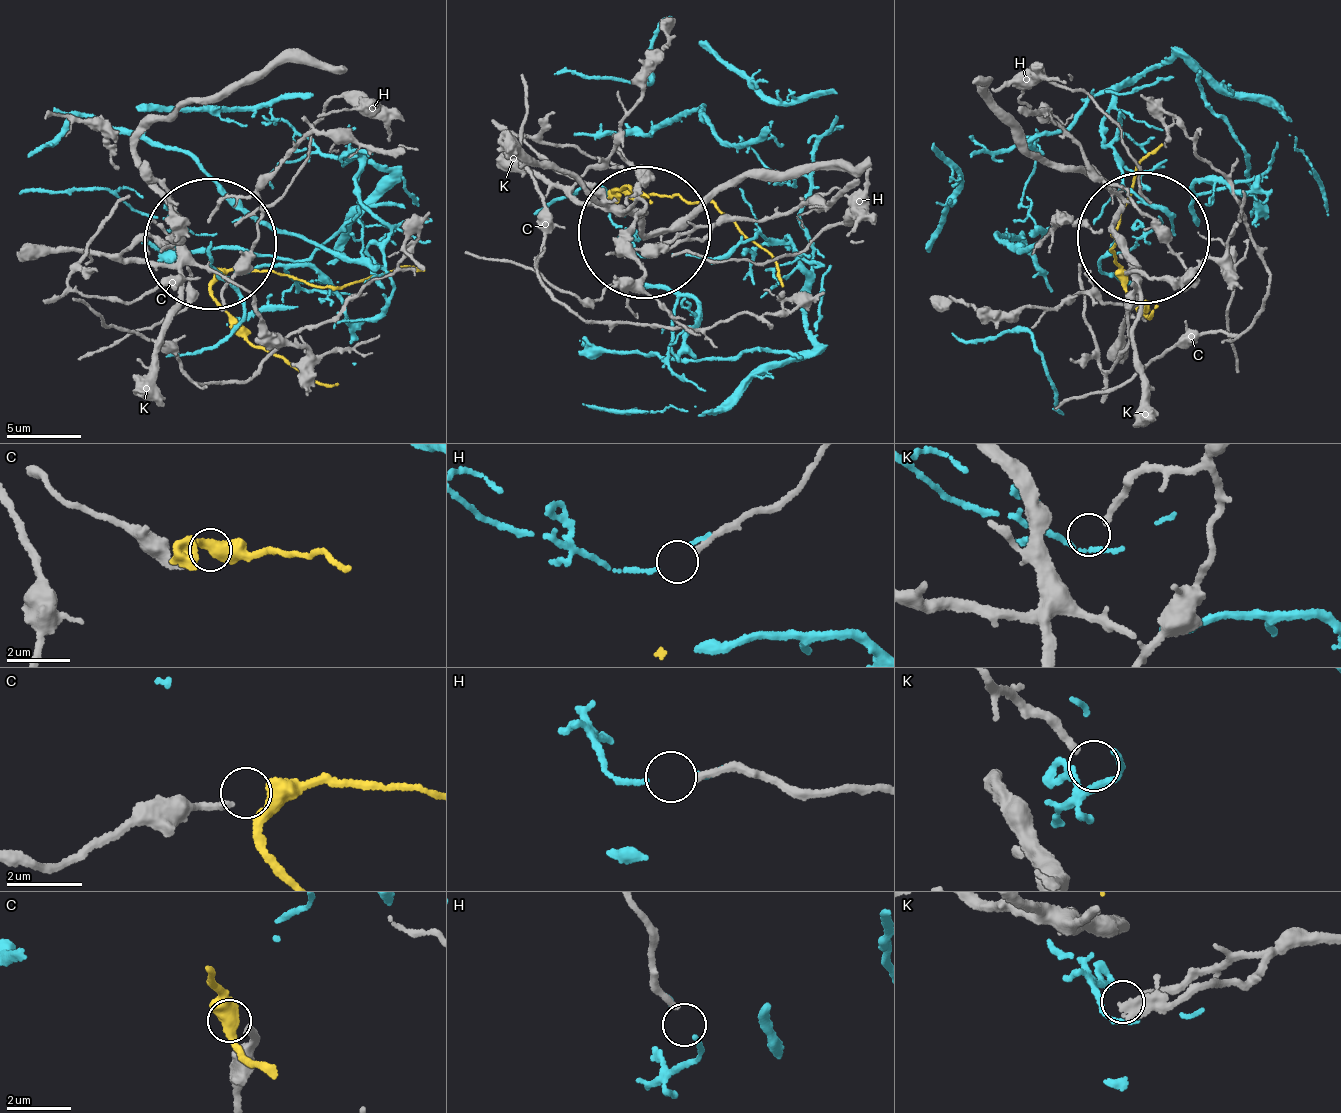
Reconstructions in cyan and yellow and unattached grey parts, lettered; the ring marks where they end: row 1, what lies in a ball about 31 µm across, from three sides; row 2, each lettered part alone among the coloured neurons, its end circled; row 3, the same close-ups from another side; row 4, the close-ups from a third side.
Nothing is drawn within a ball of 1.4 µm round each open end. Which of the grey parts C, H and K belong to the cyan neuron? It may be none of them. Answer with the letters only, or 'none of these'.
none of these

